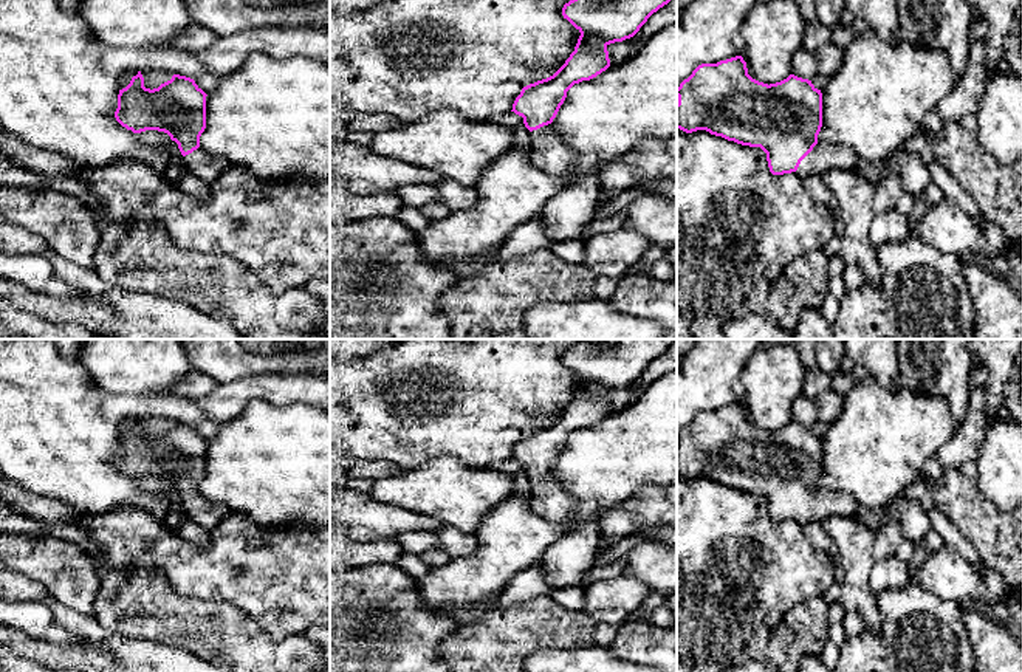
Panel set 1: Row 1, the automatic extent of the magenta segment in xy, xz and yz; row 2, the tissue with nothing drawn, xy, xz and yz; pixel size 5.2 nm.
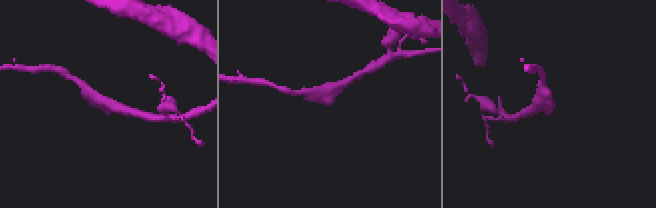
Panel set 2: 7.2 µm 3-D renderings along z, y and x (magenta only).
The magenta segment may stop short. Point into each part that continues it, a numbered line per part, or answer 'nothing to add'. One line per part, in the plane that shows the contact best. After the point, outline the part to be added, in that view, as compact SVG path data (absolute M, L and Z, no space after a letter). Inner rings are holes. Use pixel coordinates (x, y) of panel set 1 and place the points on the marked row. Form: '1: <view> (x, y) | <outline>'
1: yz (824, 157) | M818 141L813 150L801 161L796 173L804 177L822 177L825 172L839 170L856 170L859 173L863 166L861 156L850 147L841 144L830 144Z

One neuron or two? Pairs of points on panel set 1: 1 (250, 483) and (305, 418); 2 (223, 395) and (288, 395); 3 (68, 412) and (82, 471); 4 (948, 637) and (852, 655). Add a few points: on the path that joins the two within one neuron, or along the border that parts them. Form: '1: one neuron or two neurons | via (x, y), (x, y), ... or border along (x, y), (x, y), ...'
1: one neuron | via (265, 468), (299, 434)
2: one neuron | via (239, 394), (243, 390), (273, 390)
3: one neuron | via (68, 426), (70, 457)
4: one neuron | via (925, 651), (920, 655), (875, 655)

